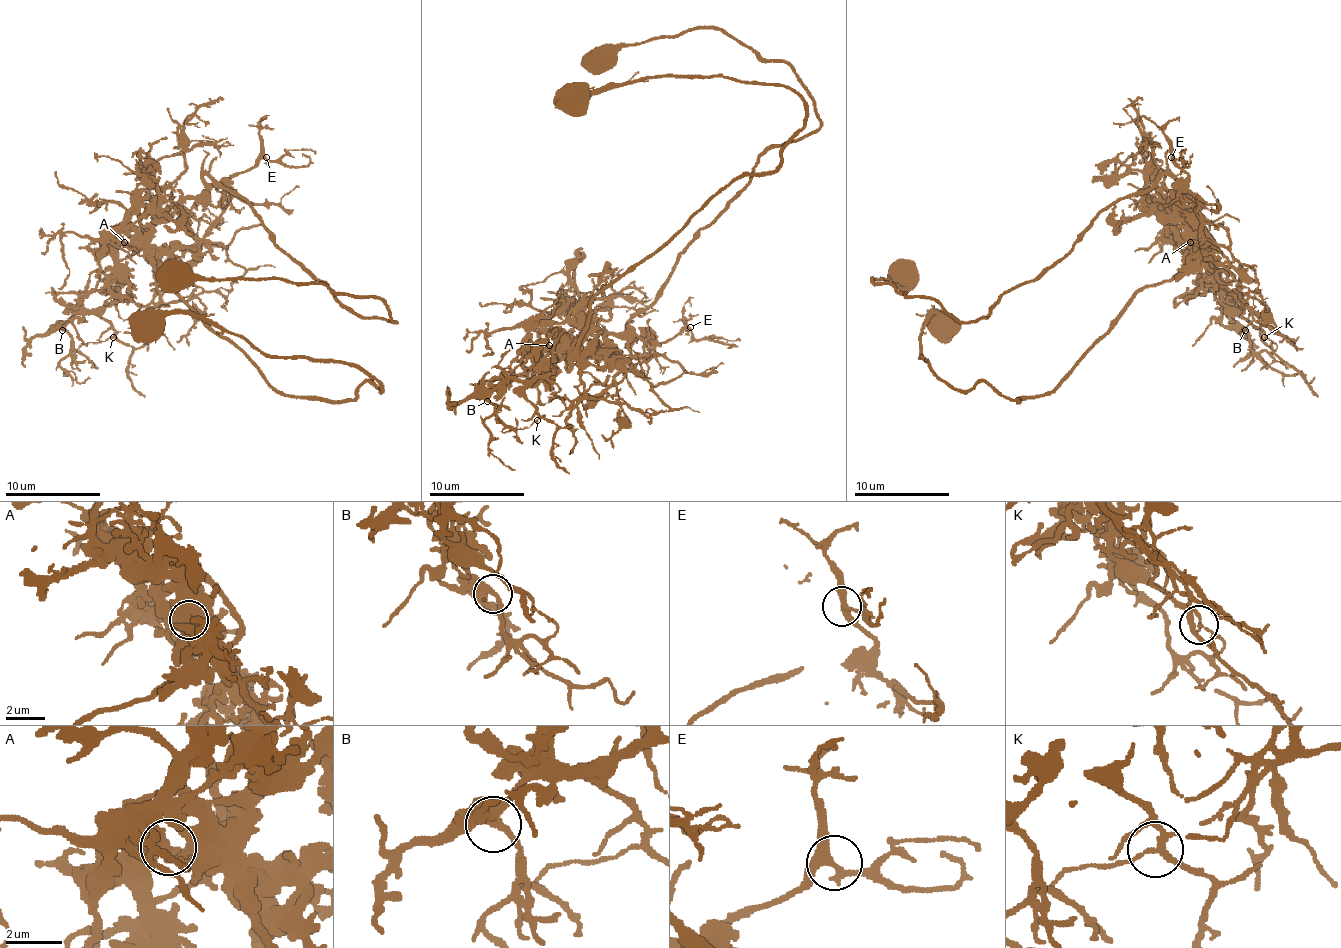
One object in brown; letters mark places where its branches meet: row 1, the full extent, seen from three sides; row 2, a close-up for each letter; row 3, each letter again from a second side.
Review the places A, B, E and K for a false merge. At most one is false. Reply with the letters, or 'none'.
A

